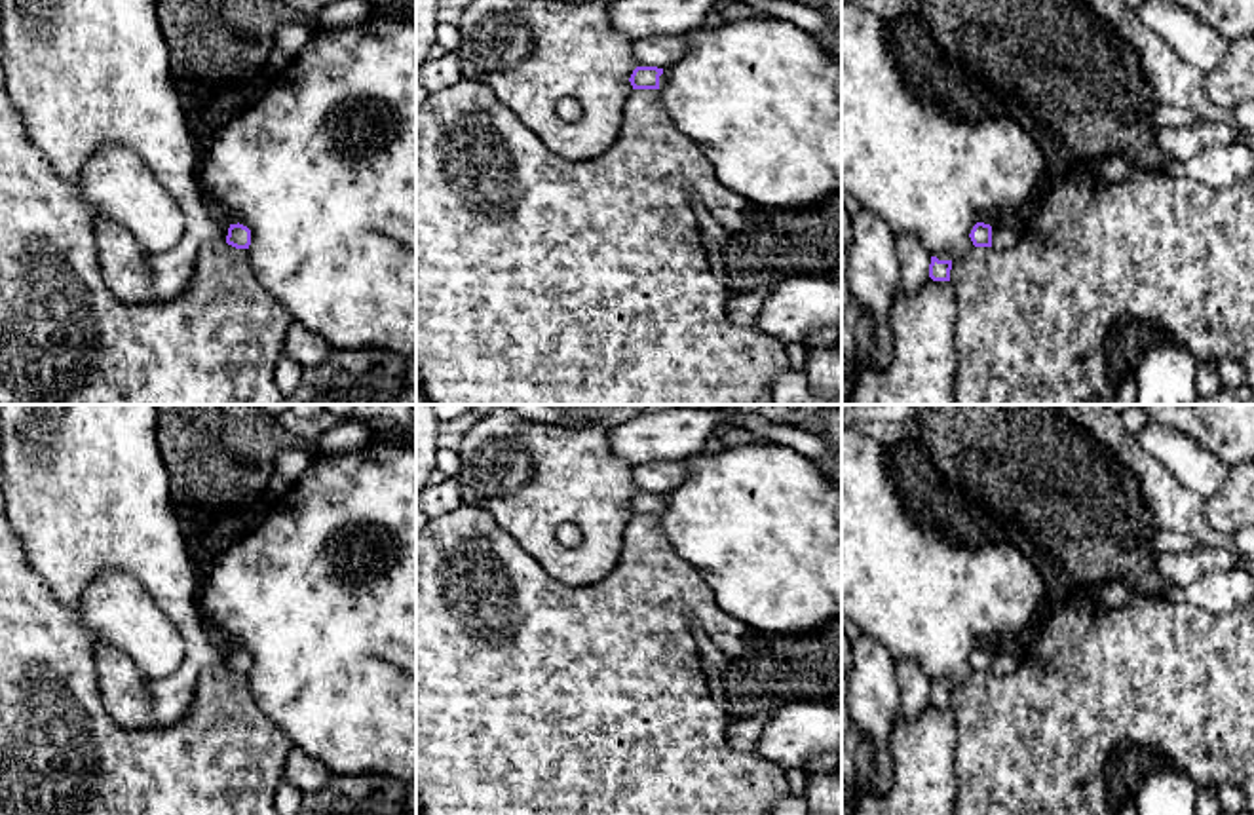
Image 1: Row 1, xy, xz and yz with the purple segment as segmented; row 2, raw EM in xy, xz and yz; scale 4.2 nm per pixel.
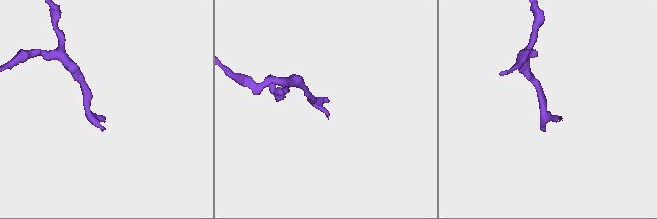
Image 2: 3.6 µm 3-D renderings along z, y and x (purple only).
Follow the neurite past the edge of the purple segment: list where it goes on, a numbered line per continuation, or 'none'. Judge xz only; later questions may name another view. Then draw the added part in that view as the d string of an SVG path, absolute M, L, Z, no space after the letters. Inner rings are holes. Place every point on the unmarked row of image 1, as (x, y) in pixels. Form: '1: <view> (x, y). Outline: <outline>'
1: xz (532, 698). Outline: M462 503L448 515L429 519L416 534L416 807L422 815L771 815L773 804L788 794L785 769L756 754L735 750L728 743L726 728L730 709L718 705L714 699L711 682L701 665L699 648L692 631L694 627L707 635L728 661L743 655L747 635L750 631L733 616L718 608L714 595L703 581L699 570L680 559L673 549L669 538L661 530L659 515L635 515L629 522L616 568L604 579L585 587L570 587L551 578L542 564L536 562L483 507Z

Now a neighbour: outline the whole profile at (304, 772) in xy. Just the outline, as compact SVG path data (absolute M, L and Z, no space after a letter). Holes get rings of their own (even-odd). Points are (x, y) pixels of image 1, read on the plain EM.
M293 747L283 777L289 779L302 794L319 792L331 779L331 771L314 756Z

